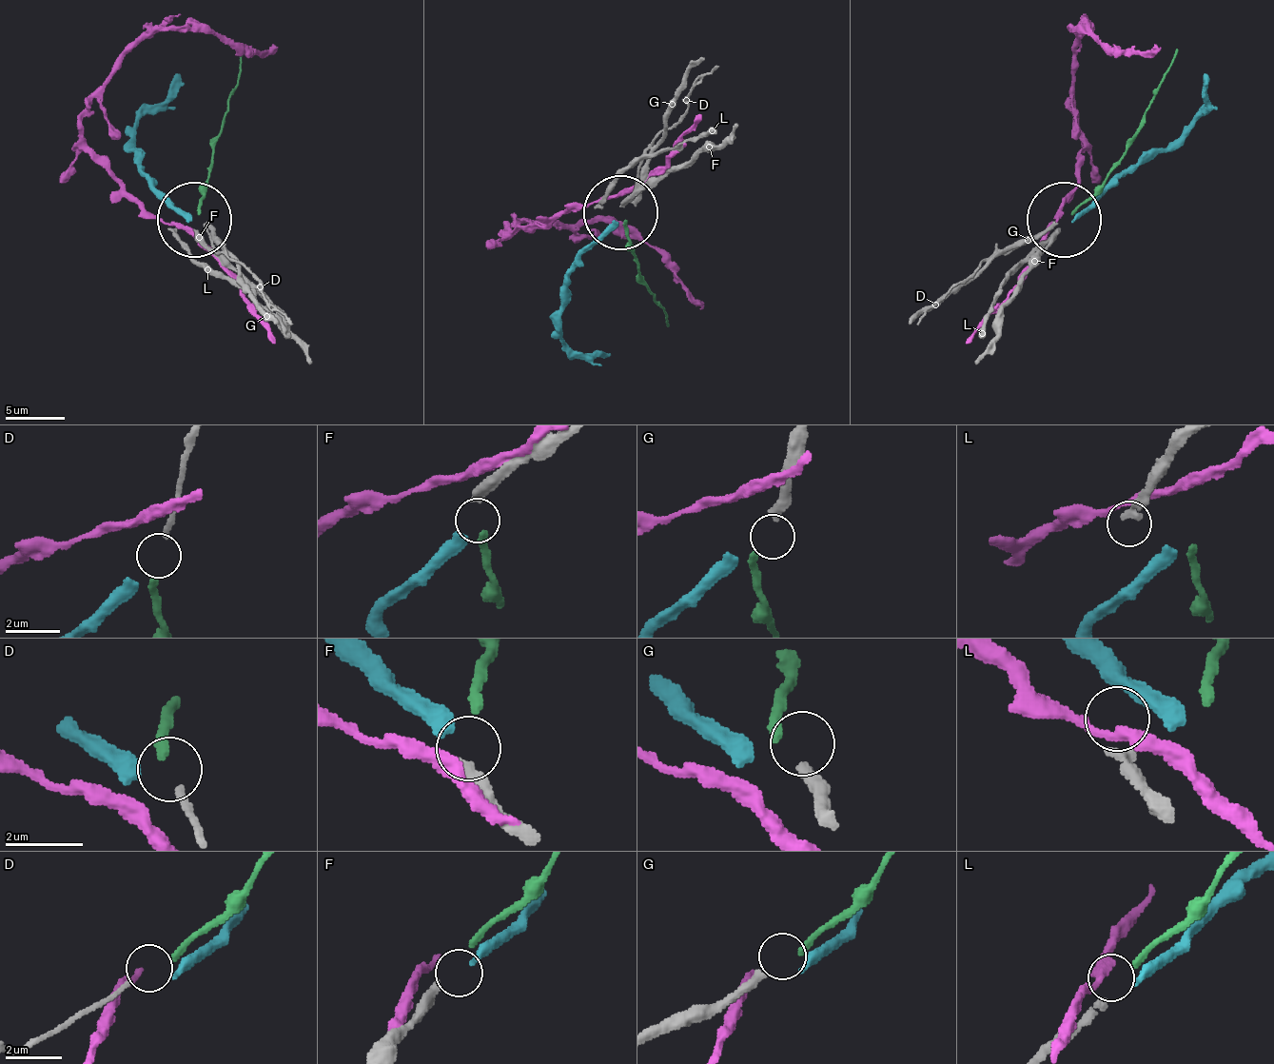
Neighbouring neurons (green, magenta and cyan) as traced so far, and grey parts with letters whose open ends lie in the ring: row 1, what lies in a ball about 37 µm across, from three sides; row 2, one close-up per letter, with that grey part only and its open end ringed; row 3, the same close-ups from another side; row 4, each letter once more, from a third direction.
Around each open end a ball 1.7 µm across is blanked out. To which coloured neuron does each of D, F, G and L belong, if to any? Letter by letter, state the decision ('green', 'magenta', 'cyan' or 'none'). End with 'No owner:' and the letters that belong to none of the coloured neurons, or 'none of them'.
D: green
F: cyan
G: none
L: none
No owner: G, L

